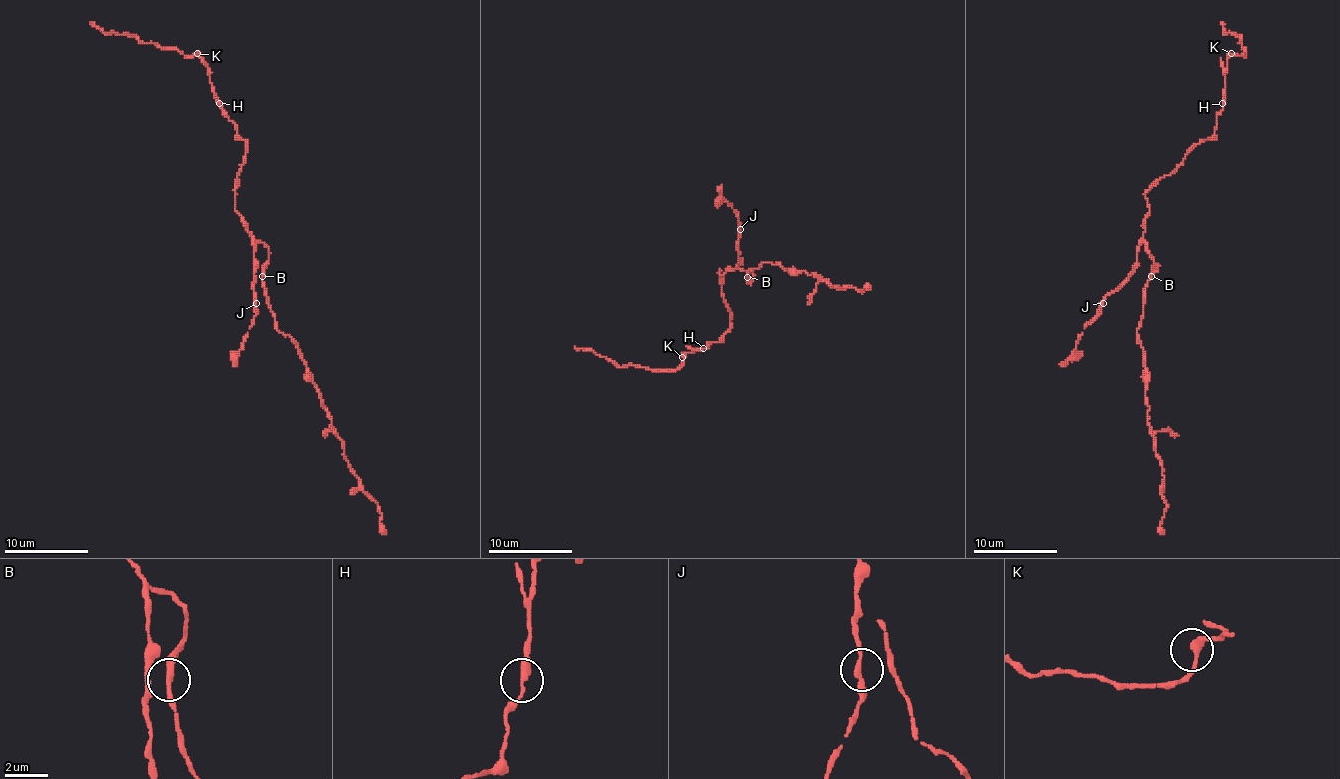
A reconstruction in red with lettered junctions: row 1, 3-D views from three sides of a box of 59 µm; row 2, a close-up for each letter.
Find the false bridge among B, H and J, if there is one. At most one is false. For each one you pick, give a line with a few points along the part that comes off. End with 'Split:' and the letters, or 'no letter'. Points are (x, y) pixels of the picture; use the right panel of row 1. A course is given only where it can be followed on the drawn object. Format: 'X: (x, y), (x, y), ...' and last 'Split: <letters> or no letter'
Split: no letter

